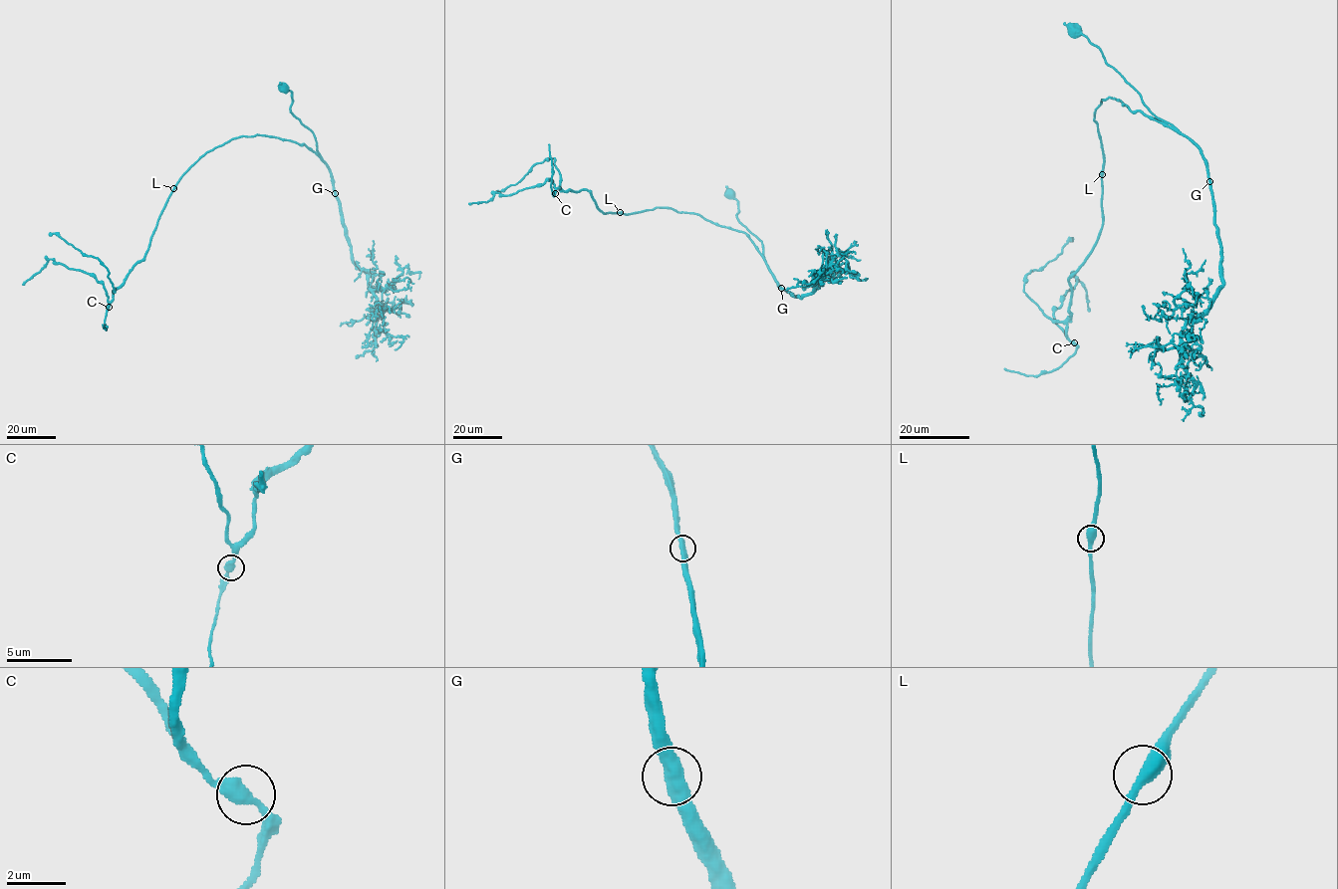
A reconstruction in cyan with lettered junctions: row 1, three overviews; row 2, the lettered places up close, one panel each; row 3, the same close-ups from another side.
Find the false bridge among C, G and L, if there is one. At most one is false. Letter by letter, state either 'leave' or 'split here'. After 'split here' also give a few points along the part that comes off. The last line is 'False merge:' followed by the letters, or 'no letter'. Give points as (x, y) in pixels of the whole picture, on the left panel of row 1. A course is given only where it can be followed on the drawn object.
C: leave
G: leave
L: leave
False merge: no letter

